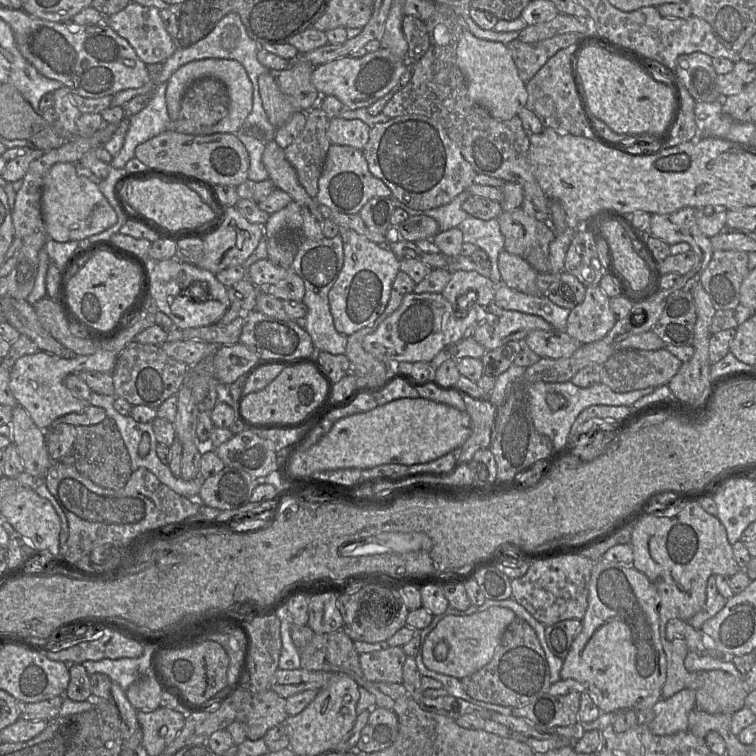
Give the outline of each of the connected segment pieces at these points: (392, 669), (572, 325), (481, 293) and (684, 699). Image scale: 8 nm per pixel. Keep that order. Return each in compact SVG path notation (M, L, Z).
M389 646L359 654L359 662L367 680L402 684L406 657L402 647Z
M587 286L582 303L569 312L565 332L581 344L601 340L617 322L609 301L599 286Z
M455 271L442 291L454 311L469 311L476 301L480 306L487 307L493 303L496 285L490 278L480 275L476 271Z
M683 689L668 699L660 699L654 706L654 718L647 723L655 735L673 735L688 730L688 716L695 708L696 692Z

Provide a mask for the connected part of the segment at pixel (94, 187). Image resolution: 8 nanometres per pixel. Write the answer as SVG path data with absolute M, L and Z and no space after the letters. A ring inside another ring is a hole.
M58 162L52 165L43 178L41 214L47 239L57 242L82 241L113 226L117 214L98 184L79 175L74 163Z

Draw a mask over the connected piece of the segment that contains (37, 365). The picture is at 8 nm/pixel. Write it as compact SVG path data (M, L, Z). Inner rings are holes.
M98 350L90 355L60 358L53 354L38 351L20 357L9 371L9 388L33 422L43 431L47 431L55 420L69 413L82 412L87 402L74 396L63 384L64 378L70 373L80 371L100 371L111 373L116 365L118 355L110 350Z

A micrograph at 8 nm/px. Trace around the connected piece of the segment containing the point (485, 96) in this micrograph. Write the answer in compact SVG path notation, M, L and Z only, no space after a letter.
M465 30L457 45L456 60L464 75L469 96L493 118L500 121L510 120L526 106L528 99L526 85L518 74L507 45L477 38Z

